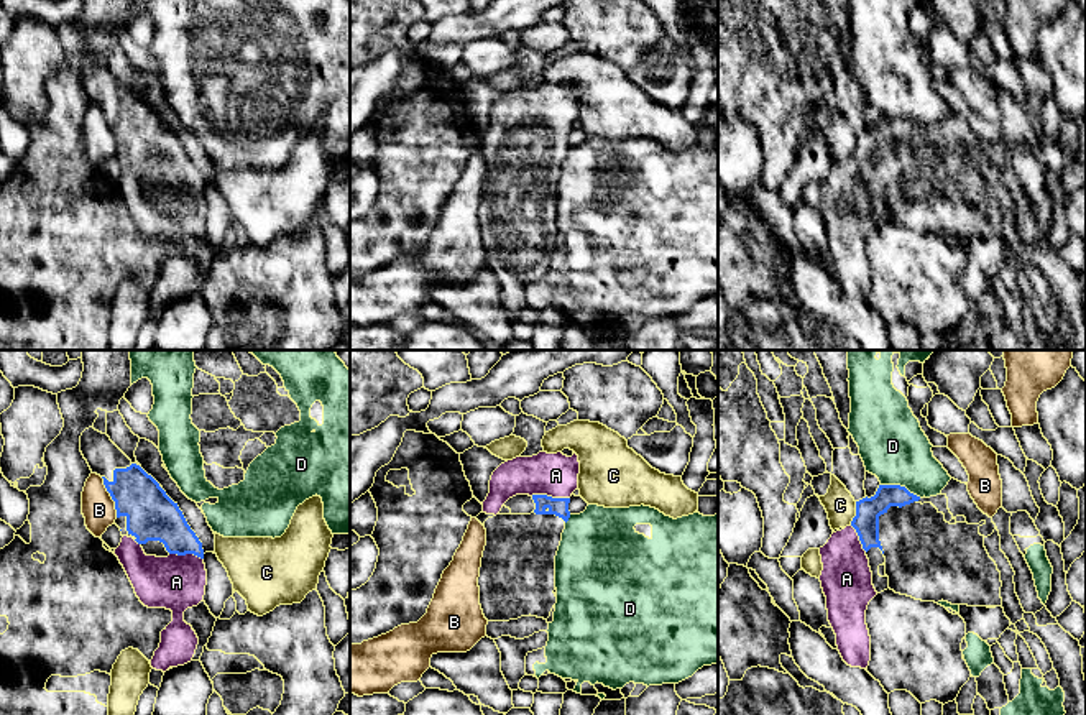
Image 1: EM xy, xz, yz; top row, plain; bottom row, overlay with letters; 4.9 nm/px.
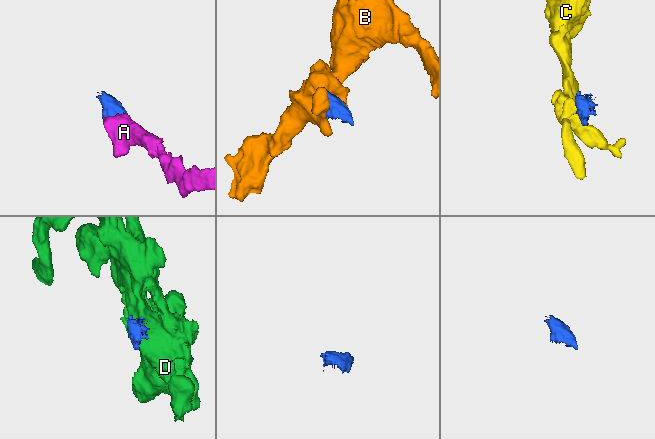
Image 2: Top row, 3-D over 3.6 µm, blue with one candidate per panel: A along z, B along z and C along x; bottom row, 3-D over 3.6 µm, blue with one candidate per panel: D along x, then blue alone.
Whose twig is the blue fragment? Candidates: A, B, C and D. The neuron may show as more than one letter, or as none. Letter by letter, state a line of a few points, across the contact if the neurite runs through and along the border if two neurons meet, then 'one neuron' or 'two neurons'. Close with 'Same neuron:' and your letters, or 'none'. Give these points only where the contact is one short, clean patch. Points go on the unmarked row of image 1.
A: one neuron
B: two neurons
C: yz (856, 133), (856, 147), (850, 155) | two neurons
D: two neurons
Same neuron: A

